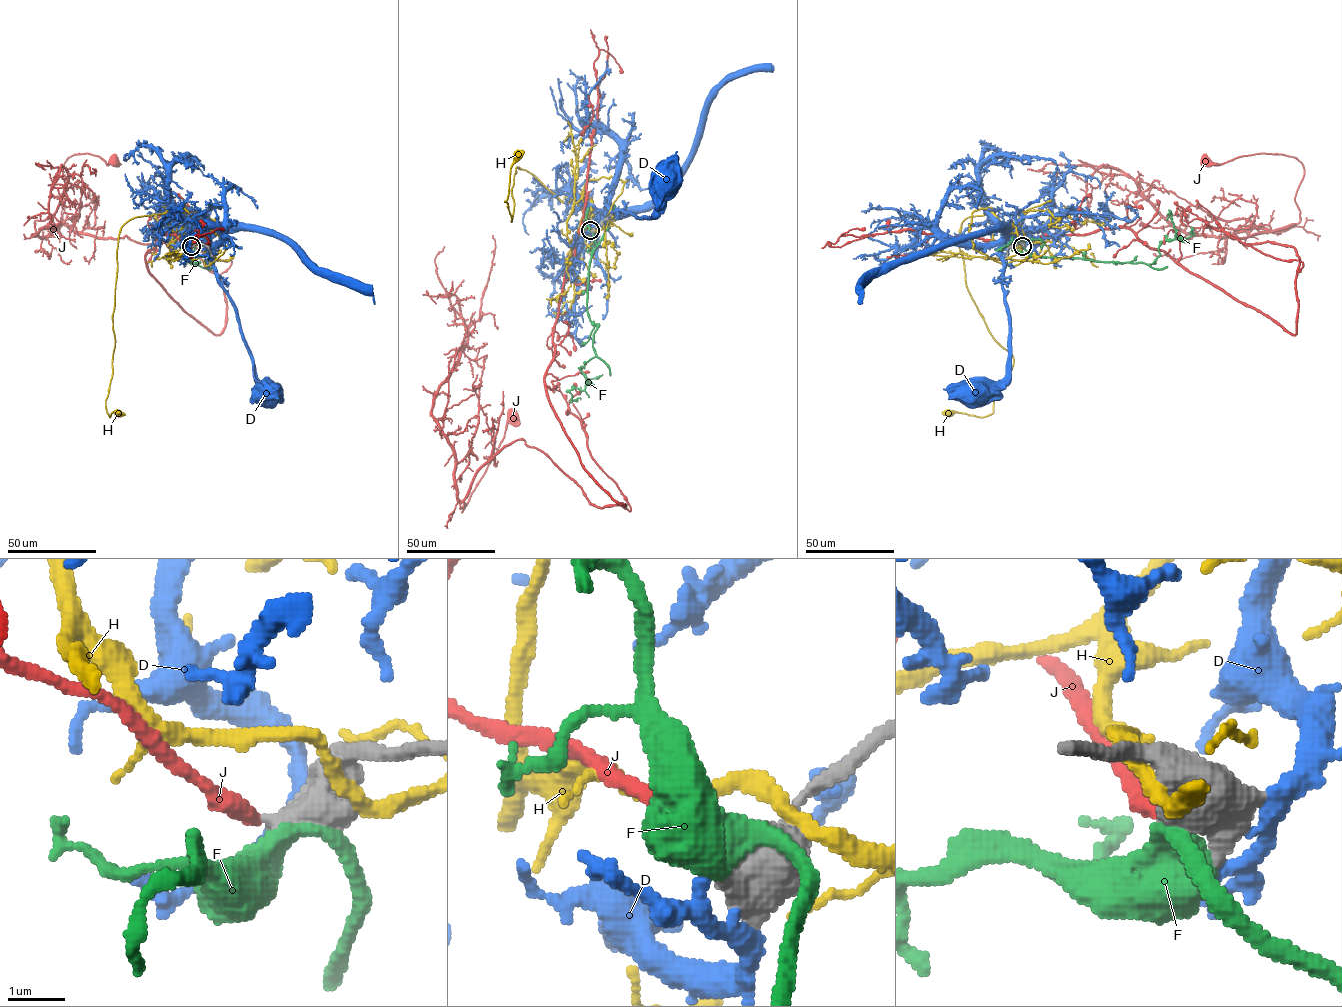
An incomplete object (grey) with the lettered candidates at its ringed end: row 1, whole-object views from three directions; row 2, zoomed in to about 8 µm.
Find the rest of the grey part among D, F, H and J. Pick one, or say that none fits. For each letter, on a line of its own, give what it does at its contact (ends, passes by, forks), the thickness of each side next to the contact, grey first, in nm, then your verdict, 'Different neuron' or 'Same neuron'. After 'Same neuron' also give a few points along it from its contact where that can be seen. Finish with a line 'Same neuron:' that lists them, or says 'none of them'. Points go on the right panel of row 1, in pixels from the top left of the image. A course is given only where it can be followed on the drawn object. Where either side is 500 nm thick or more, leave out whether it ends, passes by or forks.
D: Thickness 700 nm (grey) against 320 nm. Different neuron
F: Thickness 900 nm (grey) against 360 nm. Different neuron
H: Thickness 550 nm (grey) against 240 nm. Different neuron
J: Thickness 650 nm (grey) against 360 nm. Same neuron. Its course: (1022, 246), (1129, 228), (1295, 334), (1296, 251), (1232, 237), (1298, 223), (1303, 165), (1265, 153), (1205, 161)
Same neuron: J

